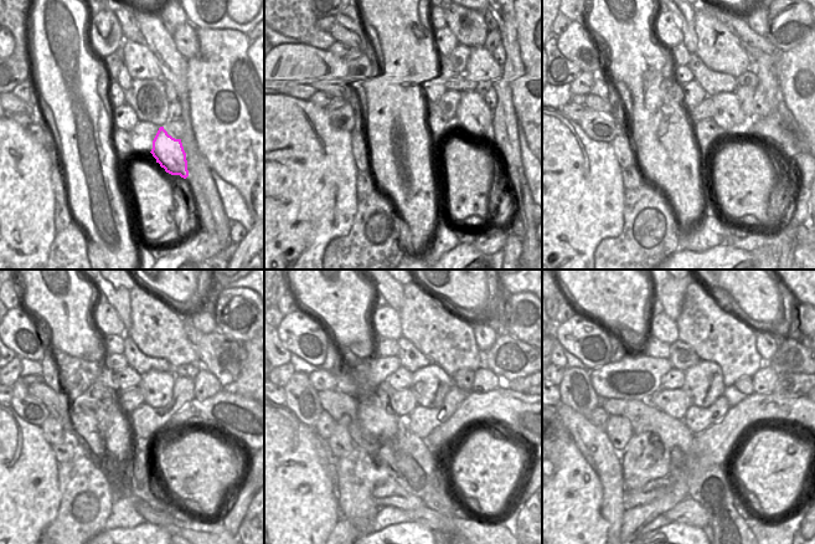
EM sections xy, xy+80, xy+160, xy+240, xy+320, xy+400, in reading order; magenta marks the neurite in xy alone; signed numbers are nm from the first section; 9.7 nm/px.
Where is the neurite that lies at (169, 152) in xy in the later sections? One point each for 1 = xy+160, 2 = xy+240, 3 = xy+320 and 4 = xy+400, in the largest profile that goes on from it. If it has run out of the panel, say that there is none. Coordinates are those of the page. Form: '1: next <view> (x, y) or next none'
1: next xy+160 (727, 109)
2: next xy+240 (156, 386)
3: next xy+320 (429, 385)
4: next xy+400 (703, 384)

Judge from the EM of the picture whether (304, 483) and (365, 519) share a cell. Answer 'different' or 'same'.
different

